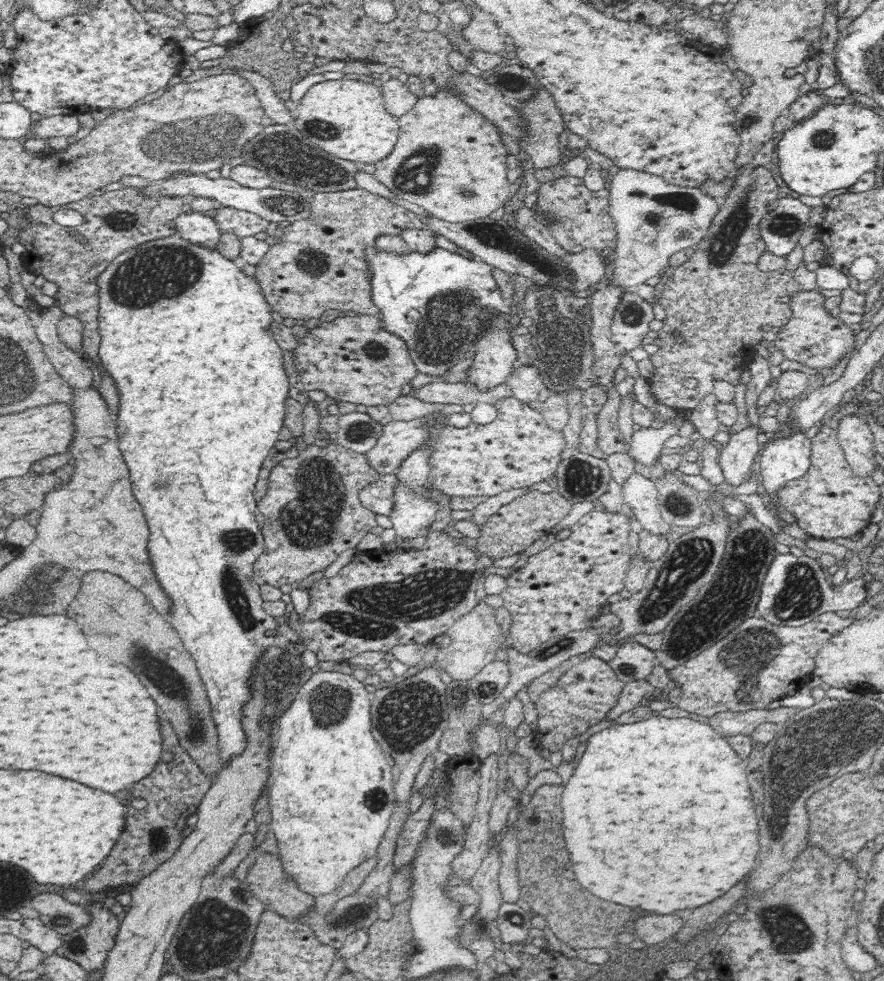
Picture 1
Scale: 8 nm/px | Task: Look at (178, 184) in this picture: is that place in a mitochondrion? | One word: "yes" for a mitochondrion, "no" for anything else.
yes

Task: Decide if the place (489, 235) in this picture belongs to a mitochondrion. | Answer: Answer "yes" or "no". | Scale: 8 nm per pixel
yes

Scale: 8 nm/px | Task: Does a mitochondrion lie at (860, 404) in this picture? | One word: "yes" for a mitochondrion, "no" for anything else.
no

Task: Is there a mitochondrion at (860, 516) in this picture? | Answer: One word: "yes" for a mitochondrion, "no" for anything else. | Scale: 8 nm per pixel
no

